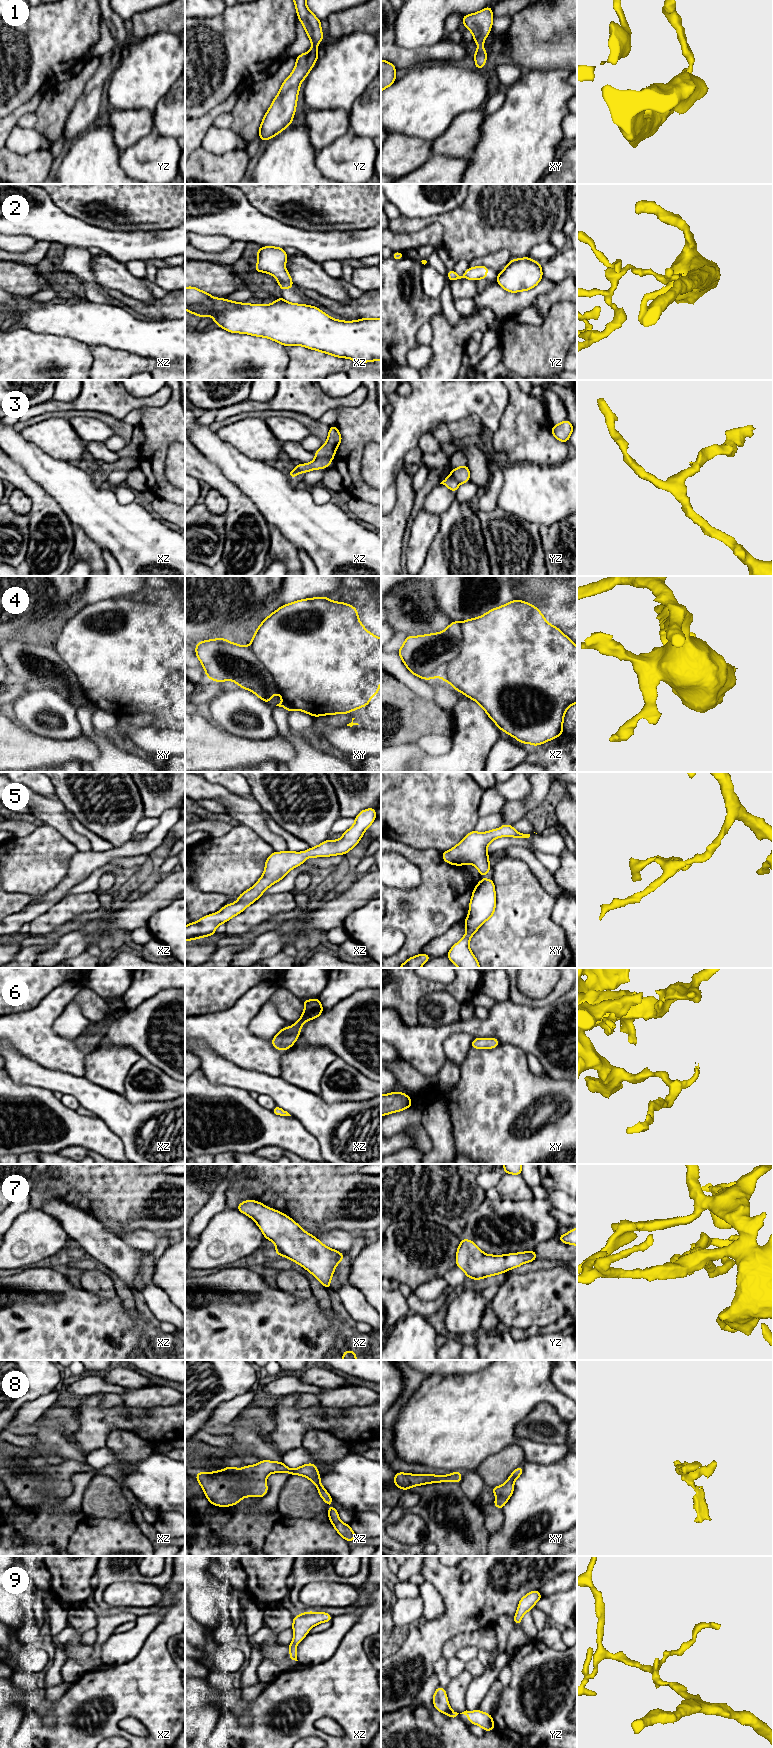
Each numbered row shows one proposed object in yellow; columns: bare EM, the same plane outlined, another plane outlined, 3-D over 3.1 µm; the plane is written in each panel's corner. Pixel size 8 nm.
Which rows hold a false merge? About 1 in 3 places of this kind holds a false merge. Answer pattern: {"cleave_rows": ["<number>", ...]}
{"cleave_rows": ["2", "3", "4"]}

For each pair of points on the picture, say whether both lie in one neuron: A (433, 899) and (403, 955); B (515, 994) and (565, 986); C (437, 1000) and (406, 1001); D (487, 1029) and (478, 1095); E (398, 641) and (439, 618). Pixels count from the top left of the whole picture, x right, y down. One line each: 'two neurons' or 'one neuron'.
A: one neuron
B: one neuron
C: two neurons
D: two neurons
E: two neurons

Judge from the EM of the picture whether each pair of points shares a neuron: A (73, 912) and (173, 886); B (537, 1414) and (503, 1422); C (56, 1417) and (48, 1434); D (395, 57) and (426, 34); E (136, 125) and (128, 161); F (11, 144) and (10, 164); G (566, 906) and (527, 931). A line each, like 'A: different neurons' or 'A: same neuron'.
A: different neurons
B: different neurons
C: different neurons
D: different neurons
E: different neurons
F: different neurons
G: different neurons

